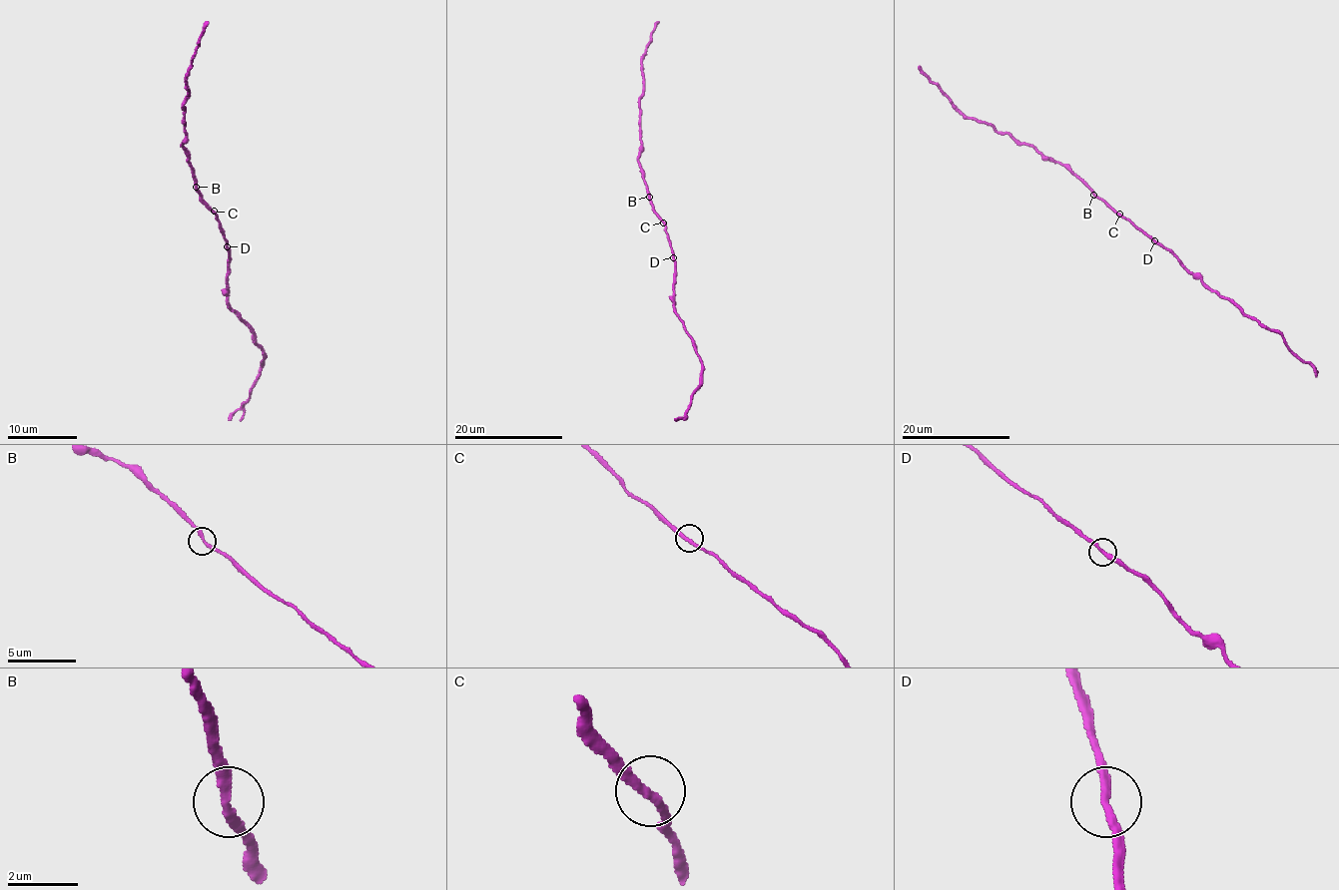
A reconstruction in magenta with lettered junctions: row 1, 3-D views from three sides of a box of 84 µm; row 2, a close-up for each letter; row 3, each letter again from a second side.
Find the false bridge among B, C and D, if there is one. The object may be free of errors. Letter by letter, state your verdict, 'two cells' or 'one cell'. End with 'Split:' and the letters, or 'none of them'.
B: one cell
C: one cell
D: two cells
Split: D

